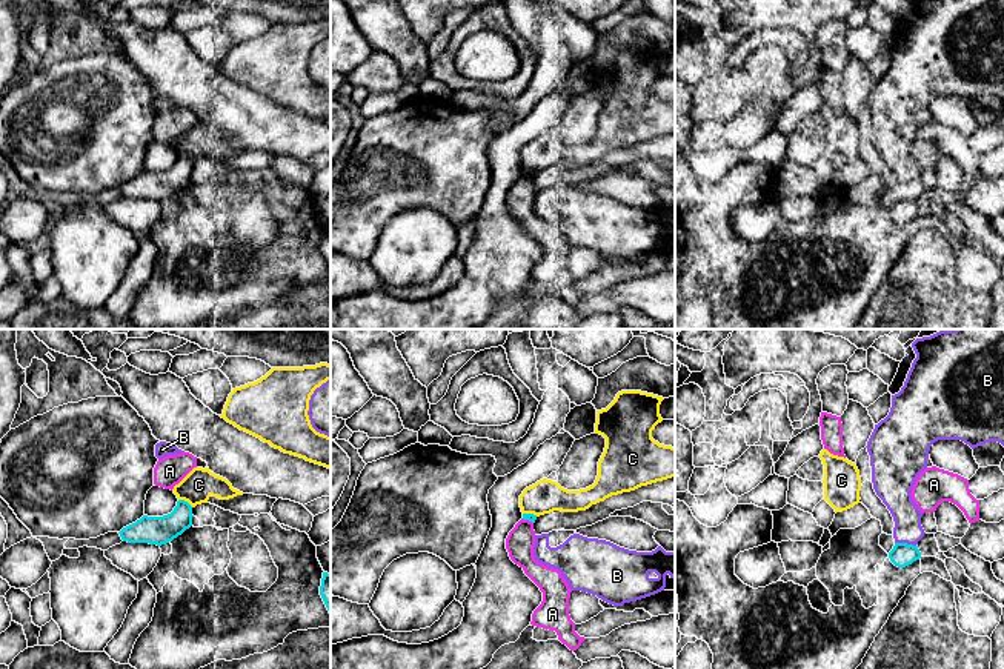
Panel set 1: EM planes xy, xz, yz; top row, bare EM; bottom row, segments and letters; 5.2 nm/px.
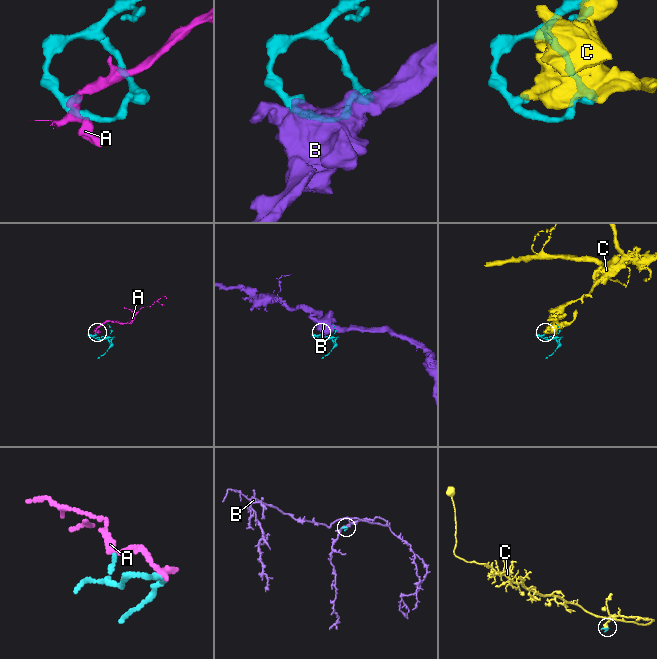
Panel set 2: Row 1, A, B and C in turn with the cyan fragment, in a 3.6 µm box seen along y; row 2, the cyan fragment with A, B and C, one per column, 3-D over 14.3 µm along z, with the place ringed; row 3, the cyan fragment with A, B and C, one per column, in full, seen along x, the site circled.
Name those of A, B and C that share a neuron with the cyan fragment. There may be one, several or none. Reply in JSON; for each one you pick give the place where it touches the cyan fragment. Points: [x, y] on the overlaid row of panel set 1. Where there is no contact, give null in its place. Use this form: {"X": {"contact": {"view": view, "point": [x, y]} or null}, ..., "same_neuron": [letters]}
{"same_neuron": []}

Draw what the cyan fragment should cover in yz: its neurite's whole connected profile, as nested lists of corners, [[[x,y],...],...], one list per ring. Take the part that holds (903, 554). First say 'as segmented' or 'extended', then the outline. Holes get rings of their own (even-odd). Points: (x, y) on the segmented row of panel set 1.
as segmented; [[[895,543],[893,549],[889,552],[890,561],[898,567],[906,567],[913,561],[921,558],[918,546],[907,543]]]

